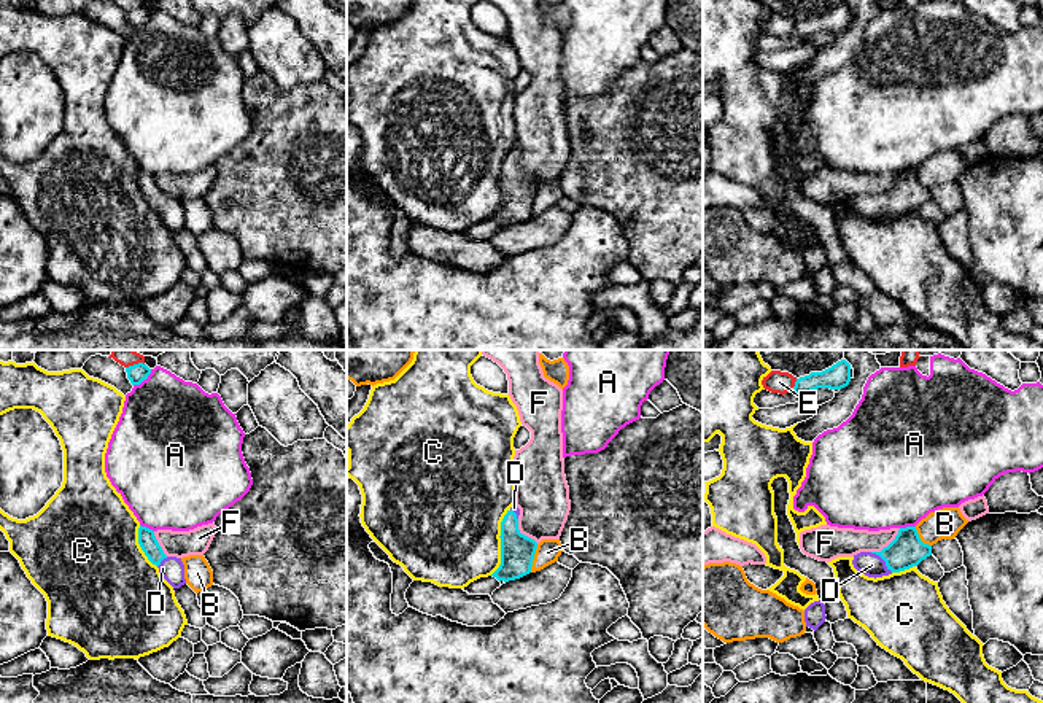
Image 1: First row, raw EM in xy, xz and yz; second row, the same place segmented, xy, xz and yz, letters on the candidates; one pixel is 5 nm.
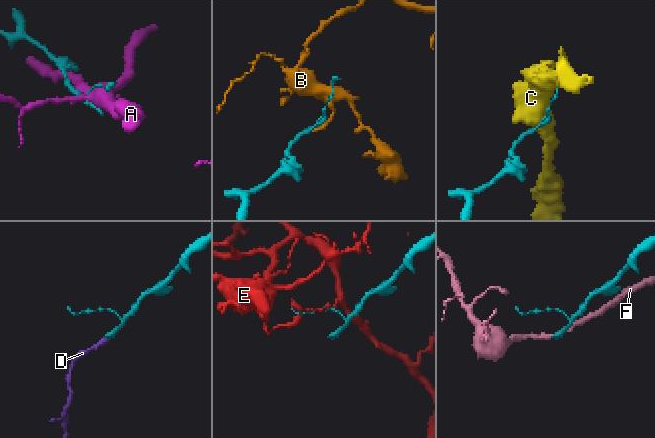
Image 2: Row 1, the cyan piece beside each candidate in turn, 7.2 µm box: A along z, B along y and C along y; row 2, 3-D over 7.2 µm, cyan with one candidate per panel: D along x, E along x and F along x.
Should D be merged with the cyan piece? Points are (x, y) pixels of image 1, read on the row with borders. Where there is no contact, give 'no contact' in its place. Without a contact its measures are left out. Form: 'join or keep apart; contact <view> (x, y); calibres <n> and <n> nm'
join; contact yz (883, 559); calibres 170 and 120 nm

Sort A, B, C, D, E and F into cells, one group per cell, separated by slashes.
A / B / C / D / E / F

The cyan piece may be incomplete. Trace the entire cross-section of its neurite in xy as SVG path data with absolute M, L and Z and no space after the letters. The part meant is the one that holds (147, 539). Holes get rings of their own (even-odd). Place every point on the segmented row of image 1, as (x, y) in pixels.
M142 526L138 528L138 544L148 560L159 568L161 576L173 587L180 588L186 584L184 565L181 558L167 557L159 546L154 531Z

